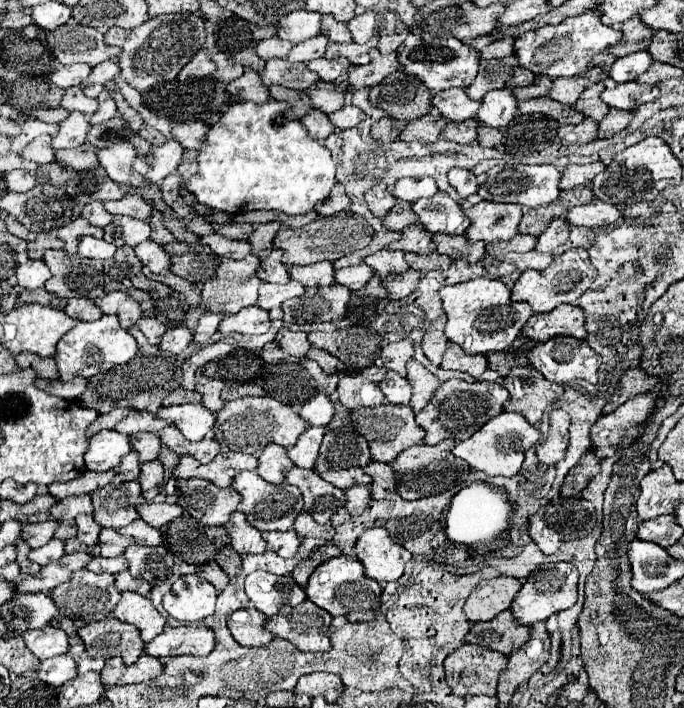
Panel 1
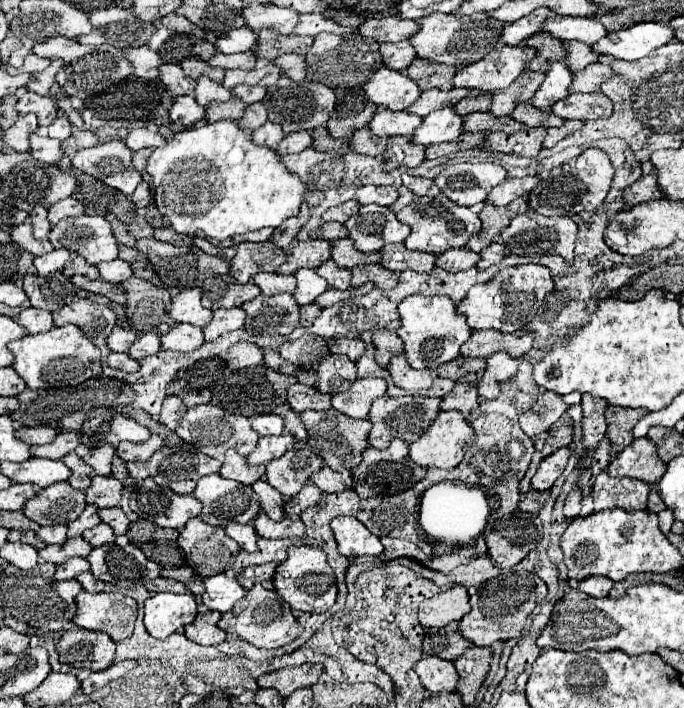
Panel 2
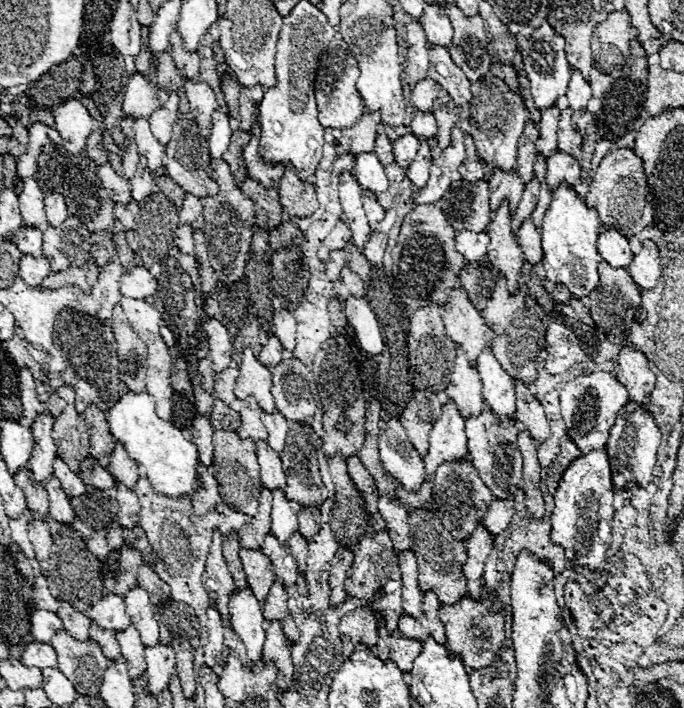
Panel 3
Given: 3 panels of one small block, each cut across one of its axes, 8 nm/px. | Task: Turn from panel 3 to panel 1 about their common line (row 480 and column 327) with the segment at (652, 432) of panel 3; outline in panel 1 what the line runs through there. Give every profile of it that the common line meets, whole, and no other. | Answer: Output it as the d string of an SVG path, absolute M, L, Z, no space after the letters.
M306 600L298 606L286 606L278 614L266 620L266 630L292 642L302 652L326 652L330 650L328 626L332 616Z

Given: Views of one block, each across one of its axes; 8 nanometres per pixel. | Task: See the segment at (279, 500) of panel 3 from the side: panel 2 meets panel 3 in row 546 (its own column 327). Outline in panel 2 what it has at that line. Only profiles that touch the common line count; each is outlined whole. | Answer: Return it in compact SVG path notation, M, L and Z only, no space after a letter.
M298 270L296 274L296 290L294 290L294 298L296 302L302 304L312 304L316 300L316 296L320 296L328 284L322 282L322 278L318 278L318 274L314 270Z

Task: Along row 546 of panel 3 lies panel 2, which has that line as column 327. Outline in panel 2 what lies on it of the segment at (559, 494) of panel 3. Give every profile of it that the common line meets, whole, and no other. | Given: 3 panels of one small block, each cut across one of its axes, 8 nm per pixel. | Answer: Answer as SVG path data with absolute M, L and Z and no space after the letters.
M290 546L288 558L276 566L274 572L274 592L284 598L292 610L312 610L324 612L336 600L336 578L332 568L326 562L326 556L320 548L314 546Z

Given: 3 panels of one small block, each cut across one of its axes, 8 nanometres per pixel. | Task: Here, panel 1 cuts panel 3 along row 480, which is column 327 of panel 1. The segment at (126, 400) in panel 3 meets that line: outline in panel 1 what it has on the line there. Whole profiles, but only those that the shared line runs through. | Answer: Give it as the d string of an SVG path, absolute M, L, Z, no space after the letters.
M268 100L264 104L236 102L232 104L216 124L212 124L204 136L204 144L198 150L198 172L184 182L184 190L194 194L196 200L208 208L238 214L252 210L278 210L284 214L306 214L316 202L324 200L336 184L336 166L330 158L330 150L318 140L310 138L300 120L288 118L290 106L284 102Z

